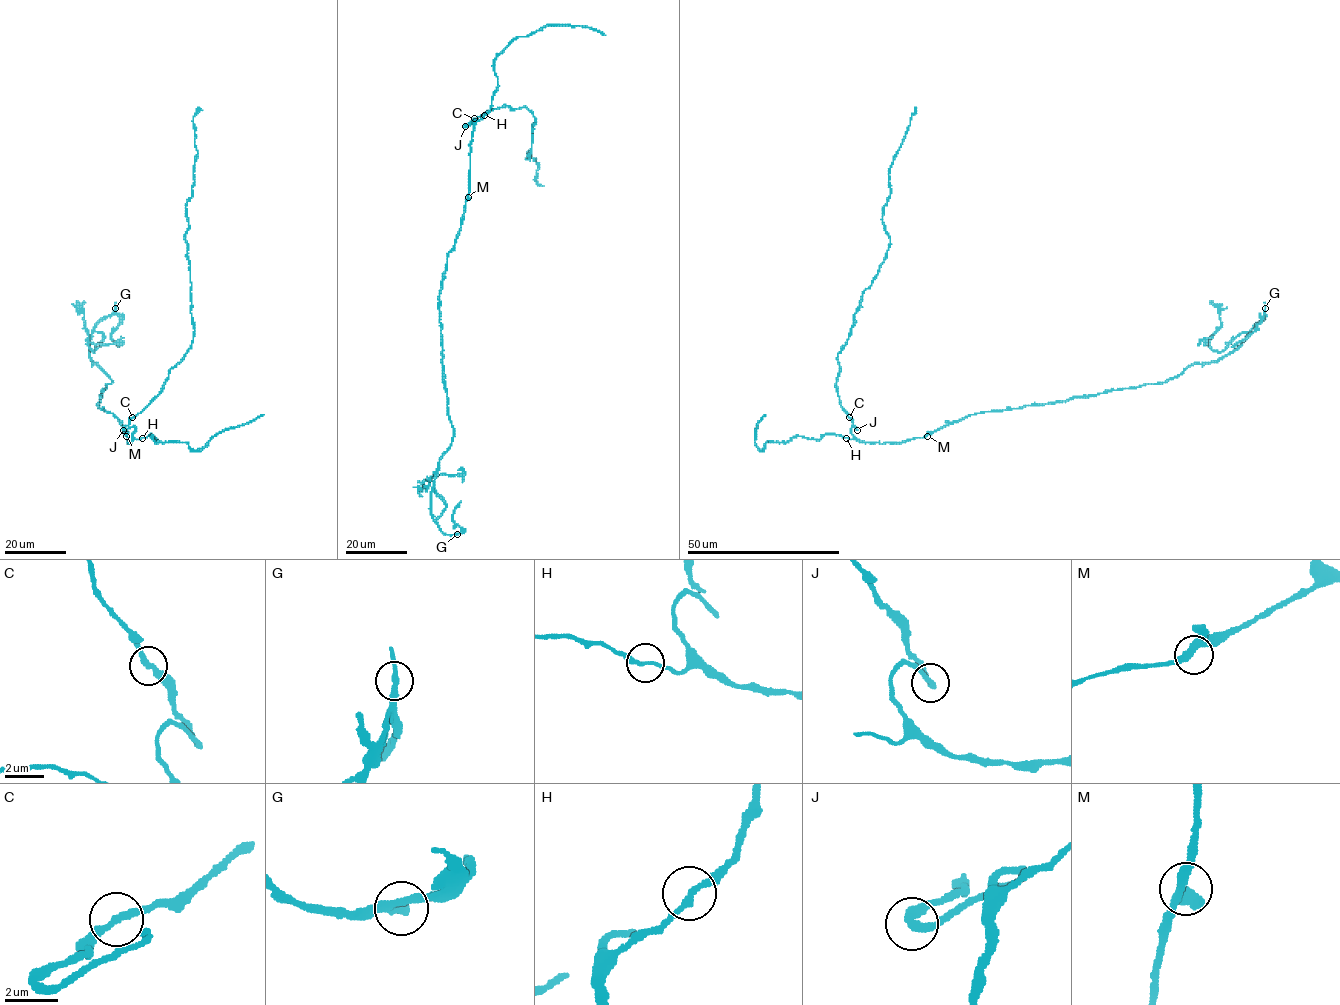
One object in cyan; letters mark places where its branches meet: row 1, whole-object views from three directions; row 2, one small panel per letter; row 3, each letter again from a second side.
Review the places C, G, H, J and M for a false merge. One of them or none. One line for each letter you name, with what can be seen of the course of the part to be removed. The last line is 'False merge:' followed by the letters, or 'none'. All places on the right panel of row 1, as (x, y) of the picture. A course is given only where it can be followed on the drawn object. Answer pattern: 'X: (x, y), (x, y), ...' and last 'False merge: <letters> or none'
False merge: none

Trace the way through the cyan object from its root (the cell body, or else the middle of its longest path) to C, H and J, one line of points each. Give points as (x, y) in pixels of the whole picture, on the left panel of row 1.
C: (126, 435), (129, 443), (136, 429), (128, 426), (133, 417)
H: (126, 435), (129, 443), (133, 439), (143, 438)
J: (126, 435), (129, 443), (136, 428), (123, 429)

